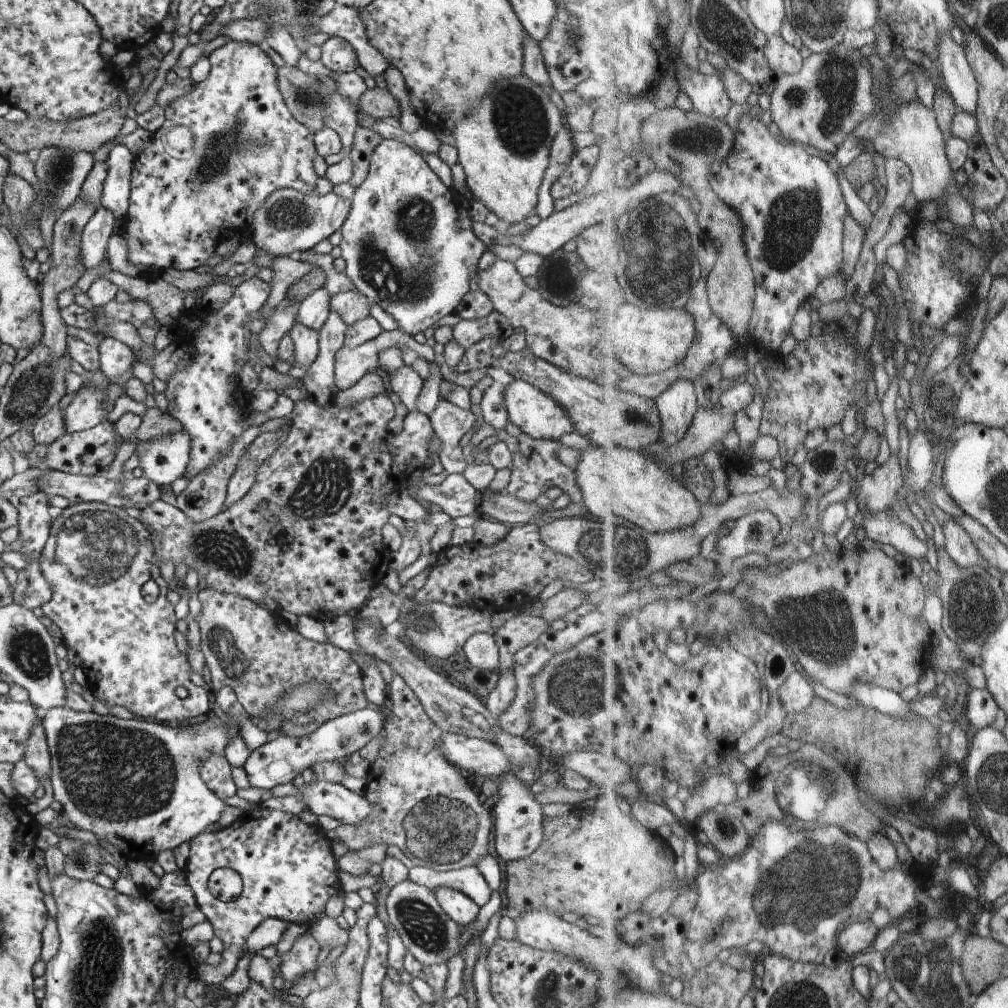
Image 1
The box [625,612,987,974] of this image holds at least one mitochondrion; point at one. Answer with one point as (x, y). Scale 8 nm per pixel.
(818, 879)

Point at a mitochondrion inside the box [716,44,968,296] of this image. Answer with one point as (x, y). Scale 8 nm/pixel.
(790, 225)

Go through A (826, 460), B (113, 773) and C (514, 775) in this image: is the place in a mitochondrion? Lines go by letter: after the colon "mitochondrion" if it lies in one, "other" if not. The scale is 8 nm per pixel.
A: mitochondrion
B: mitochondrion
C: other

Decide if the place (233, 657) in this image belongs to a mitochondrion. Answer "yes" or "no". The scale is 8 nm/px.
yes

